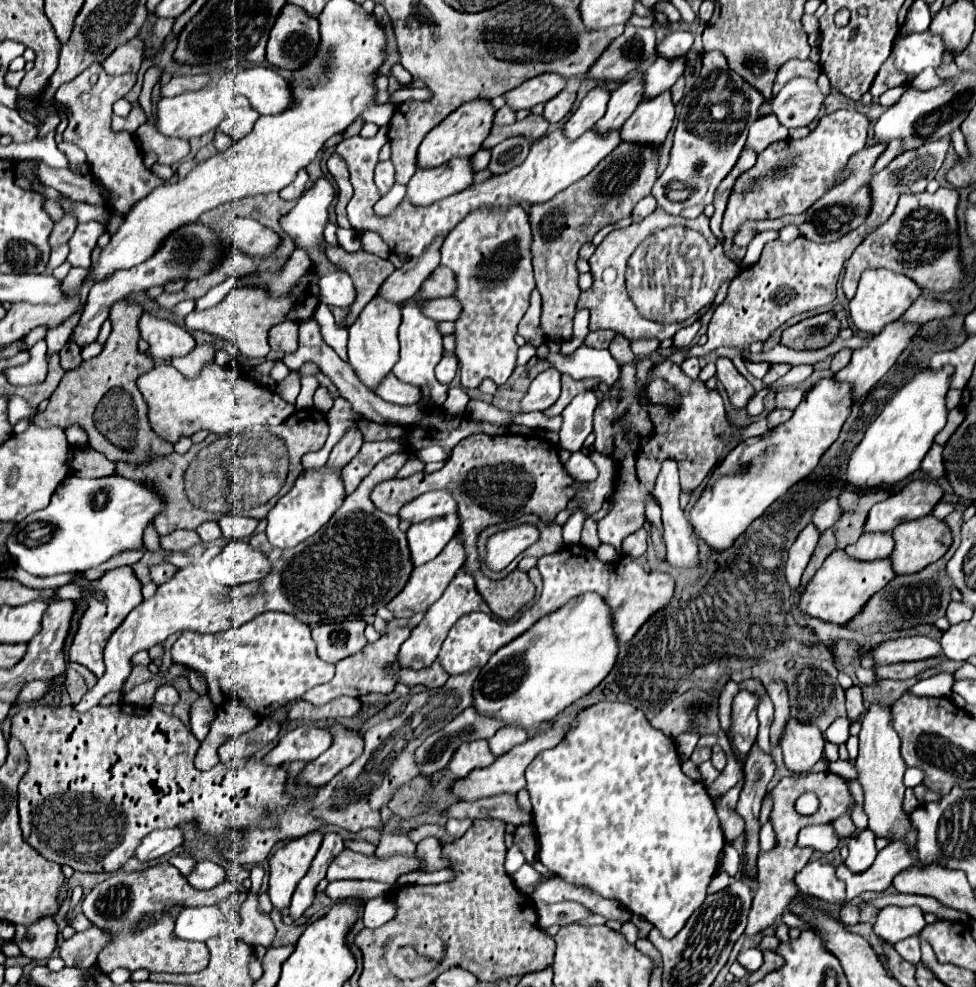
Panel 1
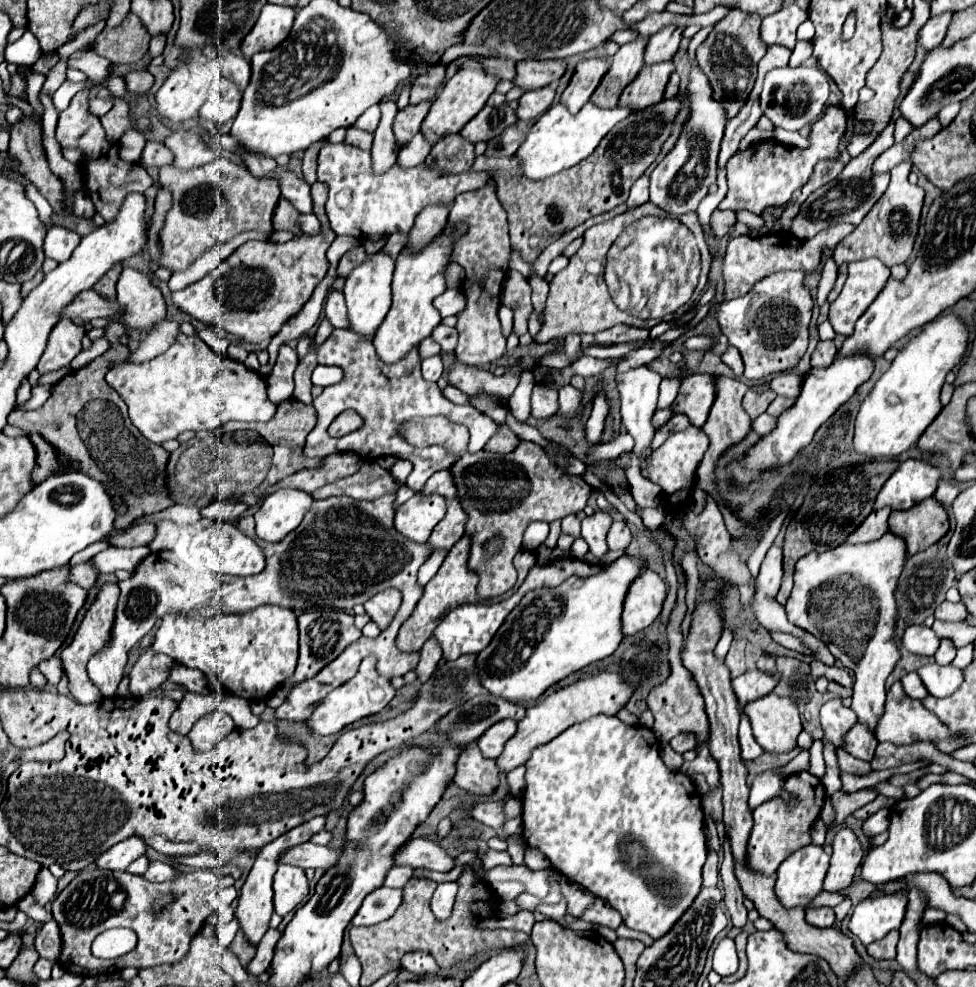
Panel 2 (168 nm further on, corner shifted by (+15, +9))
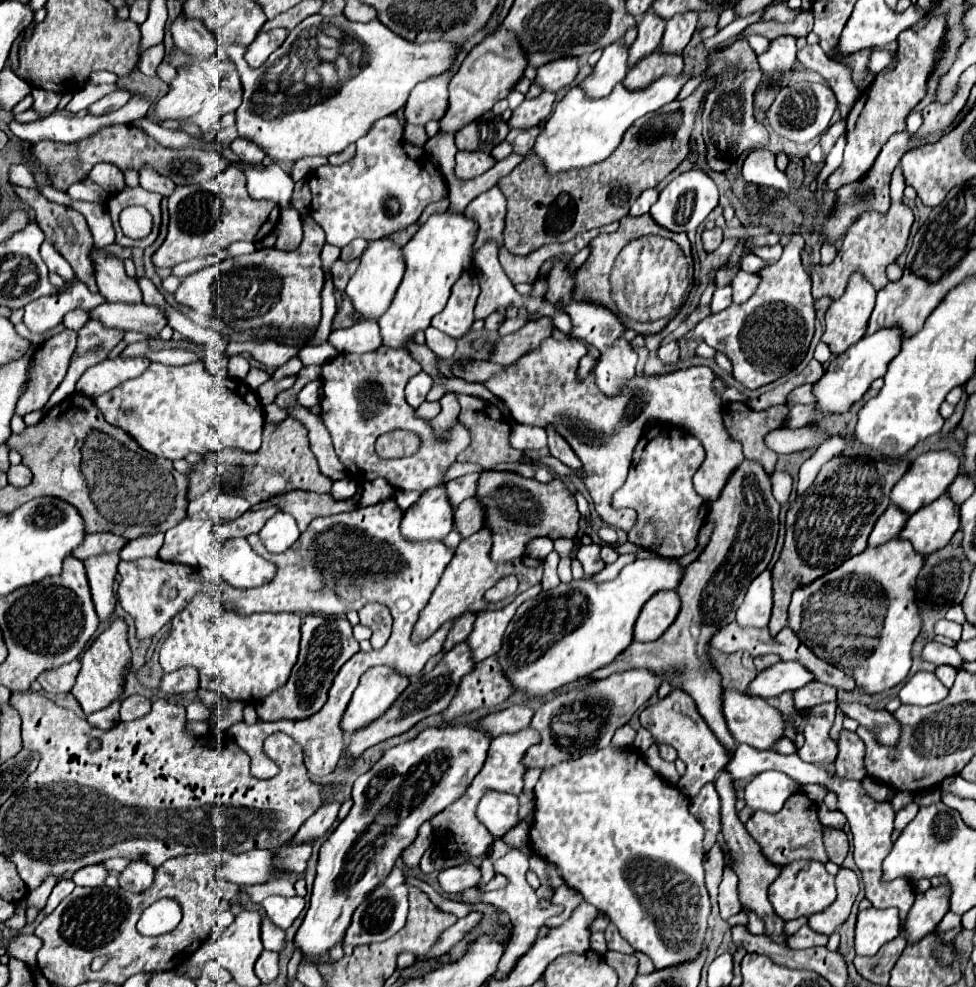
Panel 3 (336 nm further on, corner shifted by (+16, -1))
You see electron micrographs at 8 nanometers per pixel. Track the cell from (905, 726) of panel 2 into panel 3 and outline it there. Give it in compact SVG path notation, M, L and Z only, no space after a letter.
M858 702L844 704L840 708L846 716L850 716L850 718L858 720L862 726L866 726L882 746L894 746L902 736L902 724L888 710L872 710Z

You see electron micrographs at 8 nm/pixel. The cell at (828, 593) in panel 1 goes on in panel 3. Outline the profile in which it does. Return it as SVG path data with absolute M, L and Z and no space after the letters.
M890 540L876 548L866 548L862 554L846 560L840 568L824 574L822 578L794 590L788 612L788 628L822 660L840 666L852 674L856 688L866 694L878 694L900 684L910 670L910 648L920 632L920 616L914 604L916 574L924 556L916 554L908 540Z

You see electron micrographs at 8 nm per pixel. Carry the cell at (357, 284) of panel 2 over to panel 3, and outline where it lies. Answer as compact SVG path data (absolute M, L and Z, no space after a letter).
M376 240L370 242L370 246L364 250L360 258L360 266L350 278L346 286L346 294L354 306L354 310L360 314L360 318L368 320L378 320L392 304L396 290L402 282L402 272L404 272L404 262L400 262L400 248L394 246L390 240Z

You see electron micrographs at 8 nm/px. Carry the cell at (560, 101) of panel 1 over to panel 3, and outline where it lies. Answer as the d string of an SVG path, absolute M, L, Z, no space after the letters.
M542 92L538 98L534 100L524 100L514 112L512 118L508 120L510 128L518 128L518 130L528 130L534 126L540 126L552 112L552 104L554 104L554 94L552 92Z

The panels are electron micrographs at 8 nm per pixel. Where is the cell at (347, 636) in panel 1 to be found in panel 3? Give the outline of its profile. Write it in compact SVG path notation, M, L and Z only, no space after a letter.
M306 616L302 620L302 642L300 642L300 656L288 682L272 692L264 702L256 704L258 716L264 722L272 720L300 720L312 716L320 706L324 706L328 688L342 664L346 664L356 652L360 650L354 634L352 624L346 618L322 618L322 616Z

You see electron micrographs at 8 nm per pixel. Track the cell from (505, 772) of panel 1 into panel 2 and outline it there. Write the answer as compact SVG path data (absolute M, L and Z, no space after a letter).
M601 672L601 674L589 676L589 678L579 678L577 682L563 686L557 692L551 692L541 702L527 708L525 718L519 722L517 734L505 744L503 754L497 758L499 772L511 772L513 768L525 764L525 760L529 760L533 748L547 744L549 740L559 736L563 730L567 730L569 726L573 726L581 720L589 720L599 714L615 716L629 702L629 696L633 696L633 684L625 684L625 680L621 680L621 676L617 672Z

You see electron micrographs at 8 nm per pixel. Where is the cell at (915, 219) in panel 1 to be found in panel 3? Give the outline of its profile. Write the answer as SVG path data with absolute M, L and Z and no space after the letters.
M896 168L889 186L890 210L886 214L864 214L864 218L860 218L860 222L856 222L856 226L852 226L852 230L848 230L848 234L844 236L836 260L828 266L814 266L814 270L812 270L812 296L814 298L830 296L832 300L838 300L844 294L844 288L848 284L848 276L856 270L864 272L864 276L876 286L876 290L880 290L888 284L886 266L896 262L896 258L904 252L906 240L910 234L910 226L914 222L912 208L908 208L902 202L904 186L906 184L904 184L902 170Z

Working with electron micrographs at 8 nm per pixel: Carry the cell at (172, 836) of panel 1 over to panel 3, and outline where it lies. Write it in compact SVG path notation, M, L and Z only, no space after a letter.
M94 864L94 866L84 866L74 874L74 884L76 886L86 886L86 888L96 888L102 886L108 878L108 868L104 864Z

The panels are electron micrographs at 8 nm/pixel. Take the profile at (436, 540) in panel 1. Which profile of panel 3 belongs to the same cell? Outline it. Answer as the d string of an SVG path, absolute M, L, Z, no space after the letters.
M444 486L422 494L414 506L404 512L400 532L408 542L442 540L452 530L452 508L446 500Z

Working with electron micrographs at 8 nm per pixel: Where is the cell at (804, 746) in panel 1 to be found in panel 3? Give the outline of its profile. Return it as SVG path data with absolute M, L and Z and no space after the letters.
M736 690L724 692L724 718L726 718L728 730L732 732L736 742L744 742L758 750L770 750L784 736L784 730L788 726L786 716L778 708L770 706L764 698L752 698L752 696L748 696L744 692L736 692Z

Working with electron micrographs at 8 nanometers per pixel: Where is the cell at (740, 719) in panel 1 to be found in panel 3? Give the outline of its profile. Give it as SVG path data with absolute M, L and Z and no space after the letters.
M778 662L768 670L760 672L748 684L746 692L758 698L774 698L780 696L782 692L798 690L810 680L814 680L812 674L804 666L798 666L798 662Z

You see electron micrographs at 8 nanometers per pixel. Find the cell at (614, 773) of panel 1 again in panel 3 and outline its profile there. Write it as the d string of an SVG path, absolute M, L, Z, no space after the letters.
M602 748L590 754L584 754L576 760L566 760L566 762L558 762L556 766L550 768L542 768L540 780L536 782L534 788L534 822L530 826L530 842L532 848L550 864L554 864L556 868L560 868L564 882L578 890L584 900L588 900L590 904L594 904L600 912L604 912L620 930L620 934L640 952L644 952L646 956L650 956L650 960L654 962L656 968L664 968L664 966L676 966L676 962L684 962L684 958L692 958L692 954L696 954L696 950L700 950L700 946L704 944L704 934L708 932L708 916L710 916L710 898L704 886L704 868L702 868L702 860L704 860L704 848L702 848L702 834L704 828L700 826L700 822L688 812L688 796L682 794L680 790L676 790L674 786L670 786L666 780L662 780L642 758L640 752L636 750L620 750L620 748Z

